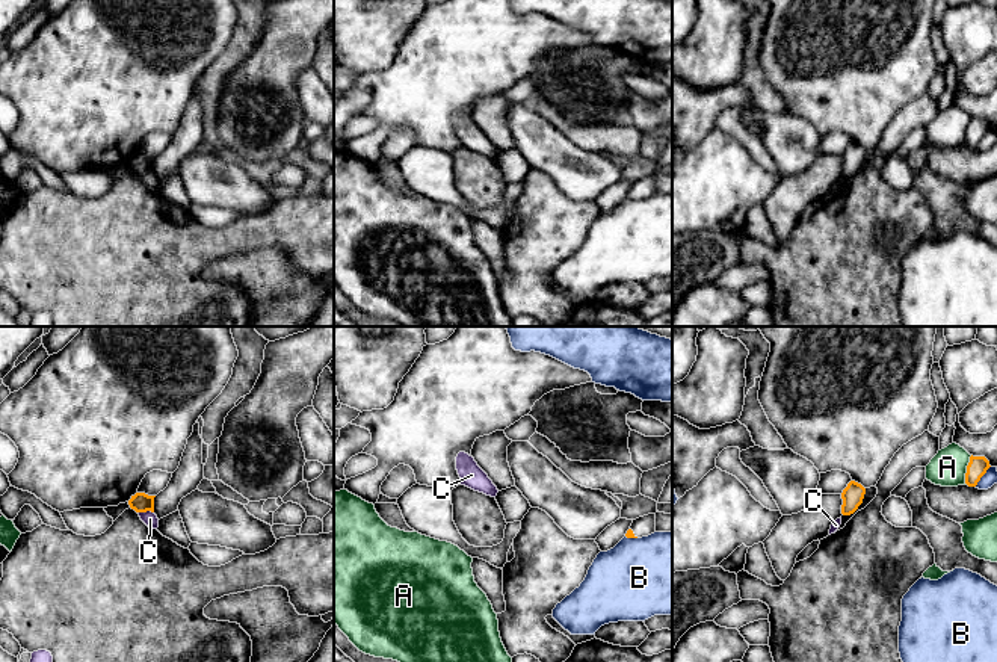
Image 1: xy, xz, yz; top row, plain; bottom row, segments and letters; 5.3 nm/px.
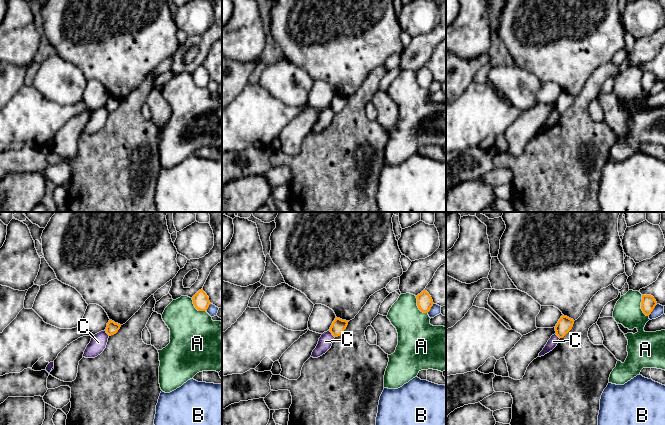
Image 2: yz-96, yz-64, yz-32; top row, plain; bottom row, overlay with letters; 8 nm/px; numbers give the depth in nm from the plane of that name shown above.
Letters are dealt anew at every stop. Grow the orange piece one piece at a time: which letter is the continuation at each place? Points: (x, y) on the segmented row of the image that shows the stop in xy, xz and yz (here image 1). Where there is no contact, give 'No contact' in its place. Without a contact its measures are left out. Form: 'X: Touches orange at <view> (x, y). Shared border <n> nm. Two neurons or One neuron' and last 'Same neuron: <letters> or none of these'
A: Touches orange at yz (967, 470). Shared border 160 nm. Two neurons
B: Touches orange at yz (982, 475). Shared border 140 nm. Two neurons
C: Touches orange at xy (145, 511). Shared border 90 nm. Two neurons
Same neuron: none of these

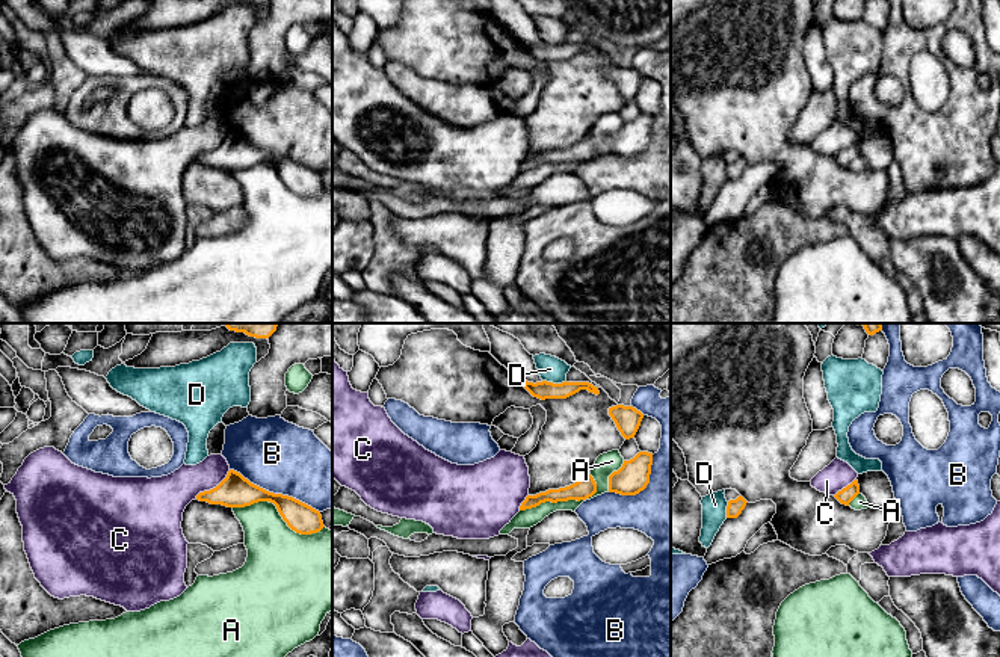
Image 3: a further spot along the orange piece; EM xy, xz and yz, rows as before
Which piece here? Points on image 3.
A: Touches orange at xz (561, 500). Shared border 440 nm. Two neurons
B: Touches orange at xy (275, 494). Shared border 550 nm. Two neurons
C: Touches orange at xy (213, 488). Shared border 240 nm. Two neurons
D: Touches orange at xz (555, 384). Shared border 130 nm. Two neurons
Same neuron: none of these

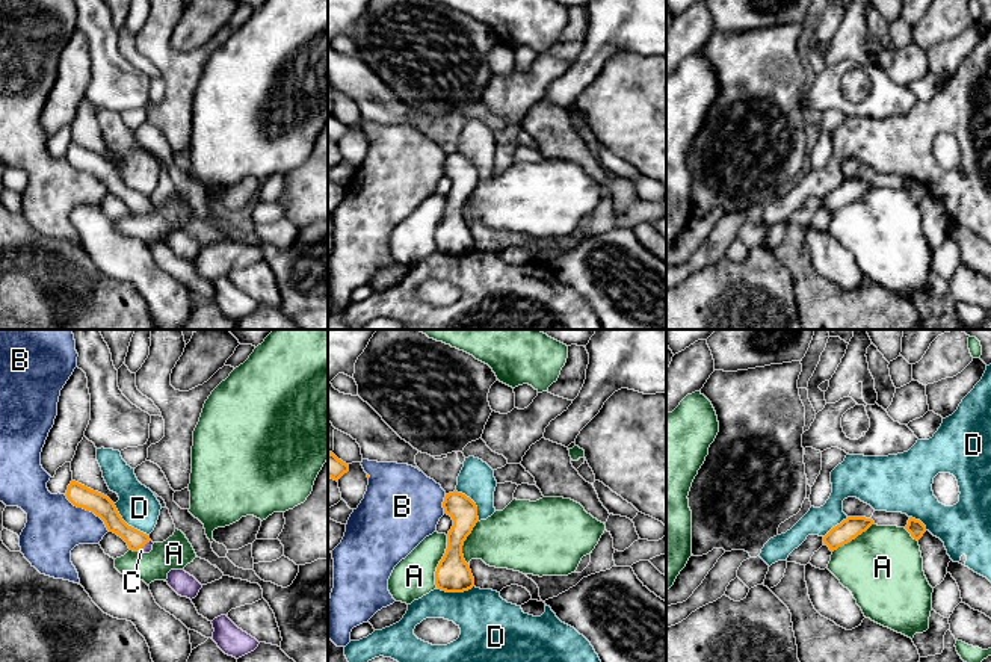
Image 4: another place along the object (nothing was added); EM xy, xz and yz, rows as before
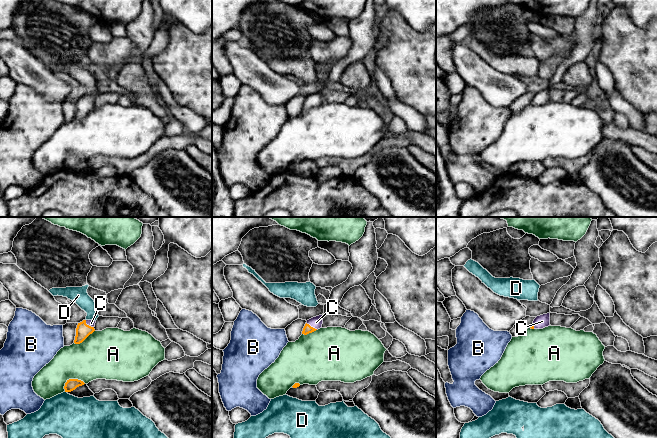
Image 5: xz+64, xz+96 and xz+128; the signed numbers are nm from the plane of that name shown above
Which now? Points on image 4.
A: Touches orange at xz (440, 561). Shared border 280 nm. Two neurons
B: Touches orange at xy (88, 510). Shared border 320 nm. Two neurons
C: Touches orange at xy (142, 546). Shared border 100 nm. One neuron
D: Touches orange at xy (127, 525). Shared border 260 nm. Two neurons
Same neuron: C

